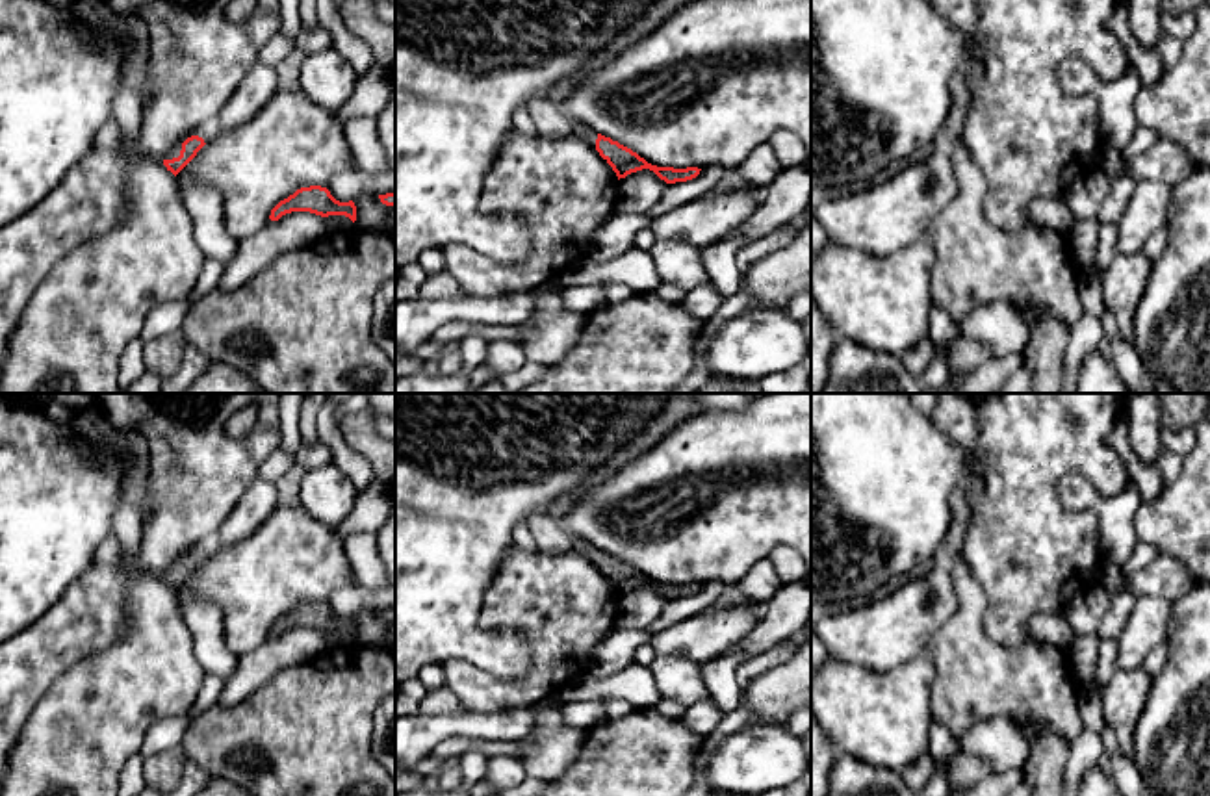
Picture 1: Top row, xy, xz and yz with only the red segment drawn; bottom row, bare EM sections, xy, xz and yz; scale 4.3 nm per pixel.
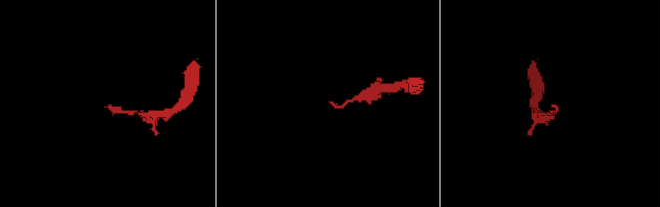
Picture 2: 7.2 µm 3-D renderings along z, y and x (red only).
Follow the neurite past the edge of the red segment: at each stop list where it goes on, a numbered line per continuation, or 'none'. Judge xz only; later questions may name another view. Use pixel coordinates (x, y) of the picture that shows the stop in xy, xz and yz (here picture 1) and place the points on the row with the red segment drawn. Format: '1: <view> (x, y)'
1: xz (581, 130)

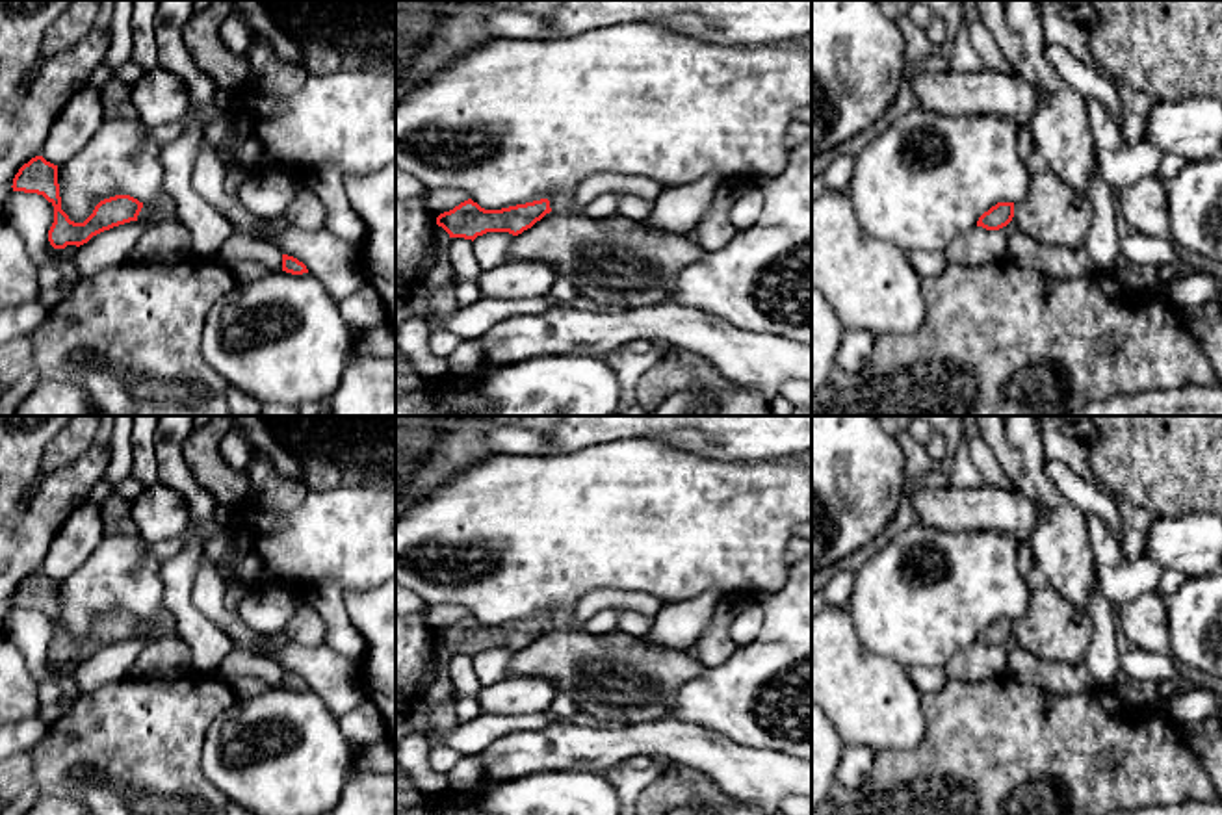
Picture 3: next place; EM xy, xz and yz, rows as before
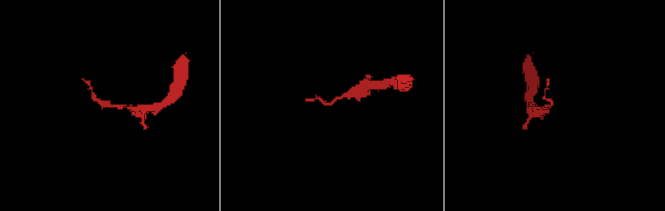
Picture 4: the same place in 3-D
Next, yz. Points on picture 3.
none

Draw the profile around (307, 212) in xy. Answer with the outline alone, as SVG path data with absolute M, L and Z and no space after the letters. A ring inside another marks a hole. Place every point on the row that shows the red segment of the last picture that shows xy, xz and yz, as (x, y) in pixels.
M301 184L295 199L284 210L282 217L288 225L306 230L319 230L325 225L327 210L319 197Z

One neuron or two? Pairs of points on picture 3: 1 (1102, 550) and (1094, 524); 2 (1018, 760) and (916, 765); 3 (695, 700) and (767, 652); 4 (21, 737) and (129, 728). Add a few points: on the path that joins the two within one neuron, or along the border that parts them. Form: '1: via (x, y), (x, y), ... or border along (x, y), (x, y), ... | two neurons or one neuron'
1: via (1102, 544), (1098, 530) | one neuron
2: via (992, 765), (942, 765) | one neuron
3: via (714, 700), (721, 698), (749, 671) | one neuron
4: border along (49, 726), (45, 736), (26, 752) | two neurons

